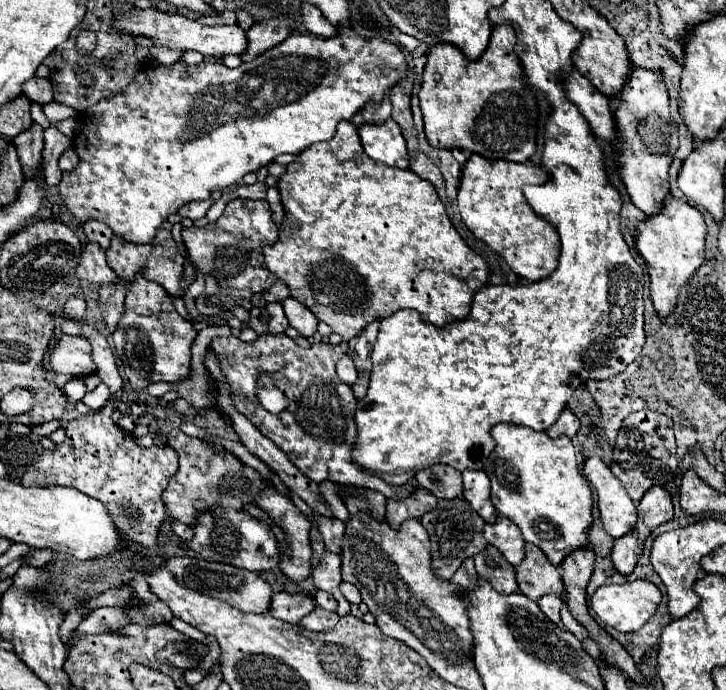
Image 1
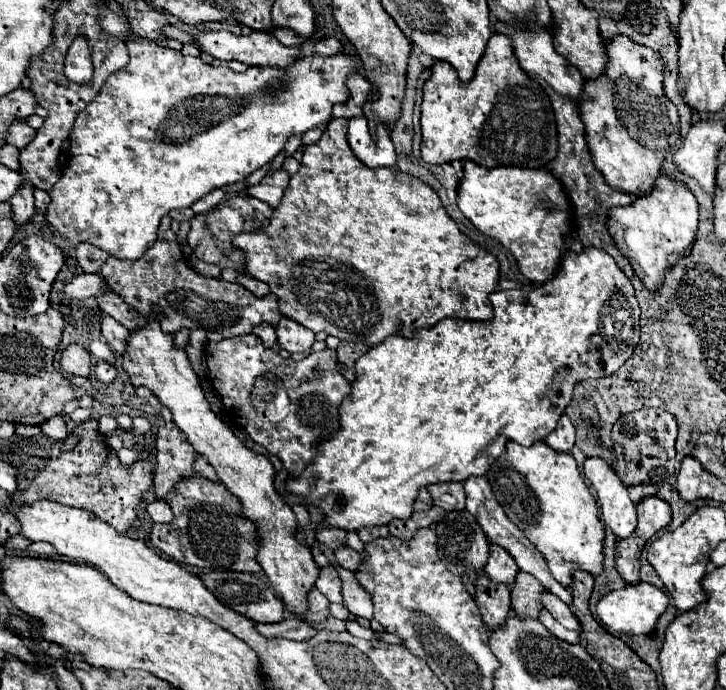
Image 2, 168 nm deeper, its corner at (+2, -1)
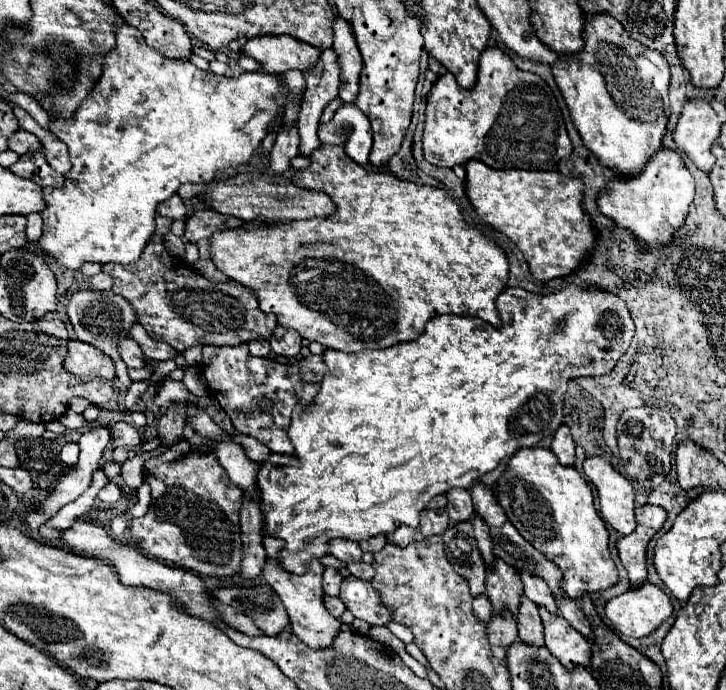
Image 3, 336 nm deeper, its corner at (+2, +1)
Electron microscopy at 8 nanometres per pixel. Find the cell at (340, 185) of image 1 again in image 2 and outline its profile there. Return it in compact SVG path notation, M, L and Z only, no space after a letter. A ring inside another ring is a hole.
M336 118L328 124L326 132L322 134L322 138L316 144L310 144L304 152L304 158L300 162L300 170L296 174L290 176L290 182L284 190L282 202L278 208L274 208L274 214L270 218L270 224L266 228L258 228L254 232L240 232L232 244L244 252L246 260L244 260L244 270L268 284L270 292L278 298L278 310L282 316L302 324L304 328L312 330L314 334L324 330L328 336L336 336L338 340L344 342L362 342L368 348L378 346L384 338L388 338L394 332L400 332L402 336L410 338L416 330L420 328L430 328L434 326L438 320L442 318L462 318L462 320L492 320L492 304L488 300L488 296L496 290L498 286L498 258L494 254L490 254L488 250L484 250L482 246L474 244L466 234L460 232L460 228L456 226L456 222L448 216L448 212L444 210L438 194L424 182L420 182L414 176L402 174L396 168L368 168L364 166L358 158L352 156L352 150L348 146L346 140L346 130L348 130L348 120L344 118Z

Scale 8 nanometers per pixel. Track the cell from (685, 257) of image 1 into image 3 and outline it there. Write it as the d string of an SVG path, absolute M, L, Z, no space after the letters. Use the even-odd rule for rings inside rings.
M662 148L646 164L644 174L638 174L638 176L632 176L632 178L618 178L618 180L614 180L614 186L606 186L606 190L602 190L602 194L598 196L598 210L606 218L610 218L616 226L620 226L628 234L632 234L634 240L640 246L640 252L652 252L658 246L666 246L670 242L670 238L674 238L674 232L680 230L680 226L684 226L690 204L692 204L692 198L694 198L694 176L684 166L678 152Z

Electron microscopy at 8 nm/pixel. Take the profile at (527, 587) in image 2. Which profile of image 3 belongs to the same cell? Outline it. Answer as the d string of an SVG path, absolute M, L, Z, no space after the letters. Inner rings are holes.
M522 594L520 598L520 610L516 622L518 622L518 636L522 638L522 642L530 642L534 646L544 644L544 628L538 614L538 606L530 602L526 594Z

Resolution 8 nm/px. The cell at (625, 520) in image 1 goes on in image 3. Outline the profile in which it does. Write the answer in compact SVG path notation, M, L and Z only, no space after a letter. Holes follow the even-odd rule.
M600 456L584 460L584 474L598 492L602 518L624 536L634 532L634 488L630 480Z

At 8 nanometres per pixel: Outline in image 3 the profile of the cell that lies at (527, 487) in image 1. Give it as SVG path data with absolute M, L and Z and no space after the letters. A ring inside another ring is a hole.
M520 448L510 460L500 478L492 486L496 498L504 508L508 520L516 530L546 558L550 558L564 572L564 592L572 600L580 598L584 592L598 592L614 586L618 582L618 570L610 558L608 550L608 530L604 520L594 508L594 496L586 480L578 474L574 466L562 466L552 450L548 448Z

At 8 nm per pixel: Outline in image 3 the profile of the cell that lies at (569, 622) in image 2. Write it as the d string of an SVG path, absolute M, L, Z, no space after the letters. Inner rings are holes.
M520 572L520 574L522 574L522 582L524 582L524 594L526 594L532 602L536 602L536 604L540 604L540 606L546 606L546 610L548 610L550 614L558 614L556 600L554 600L554 596L550 594L546 582L544 582L542 578L534 576L534 574L526 574L526 572Z

